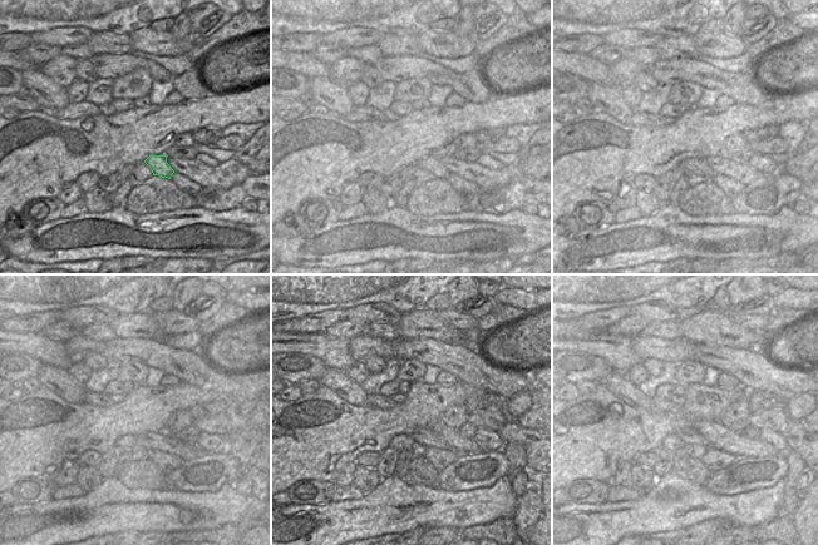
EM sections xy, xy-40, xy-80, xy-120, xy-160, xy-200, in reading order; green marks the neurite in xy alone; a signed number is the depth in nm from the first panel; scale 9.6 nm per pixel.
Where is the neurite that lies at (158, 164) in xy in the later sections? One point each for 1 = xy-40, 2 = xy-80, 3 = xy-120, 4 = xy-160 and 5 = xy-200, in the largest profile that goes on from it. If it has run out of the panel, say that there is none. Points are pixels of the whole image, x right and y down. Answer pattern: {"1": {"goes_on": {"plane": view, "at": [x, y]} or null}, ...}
{"1": {"goes_on": {"plane": "xy-40", "at": [432, 164]}}, "2": {"goes_on": {"plane": "xy-80", "at": [705, 164]}}, "3": {"goes_on": {"plane": "xy-120", "at": [127, 441]}}, "4": {"goes_on": {"plane": "xy-160", "at": [400, 441]}}, "5": {"goes_on": {"plane": "xy-200", "at": [673, 442]}}}

